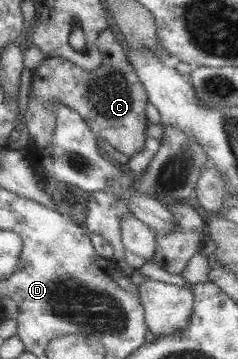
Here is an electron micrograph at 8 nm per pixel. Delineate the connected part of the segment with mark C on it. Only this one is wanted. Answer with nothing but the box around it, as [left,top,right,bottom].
[25,27,151,157]

